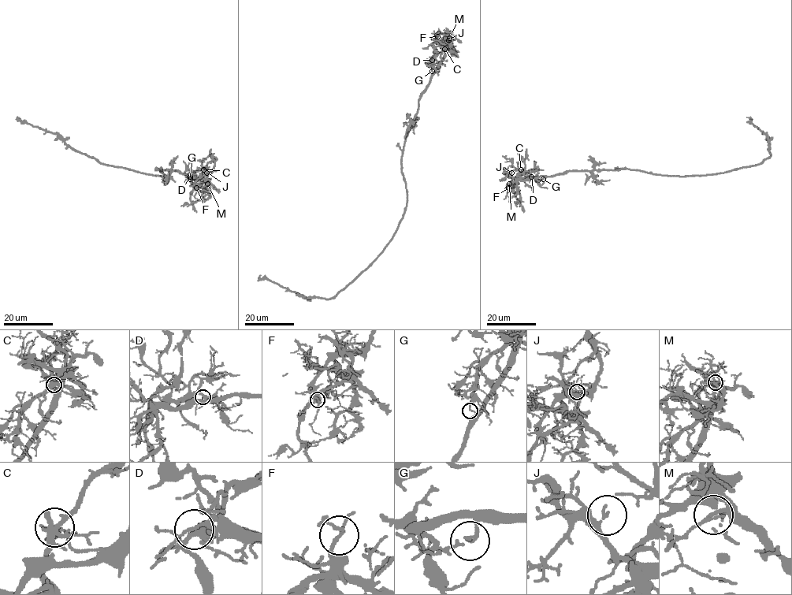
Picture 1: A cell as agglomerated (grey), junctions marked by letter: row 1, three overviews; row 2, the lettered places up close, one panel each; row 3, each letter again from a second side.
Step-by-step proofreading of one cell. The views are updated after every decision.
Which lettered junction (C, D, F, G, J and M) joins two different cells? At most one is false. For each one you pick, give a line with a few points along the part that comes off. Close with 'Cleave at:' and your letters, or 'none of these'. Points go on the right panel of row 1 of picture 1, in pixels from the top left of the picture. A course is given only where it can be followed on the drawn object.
C: (520, 169), (514, 183), (517, 200), (515, 203), (518, 202), (520, 206)
Cleave at: C

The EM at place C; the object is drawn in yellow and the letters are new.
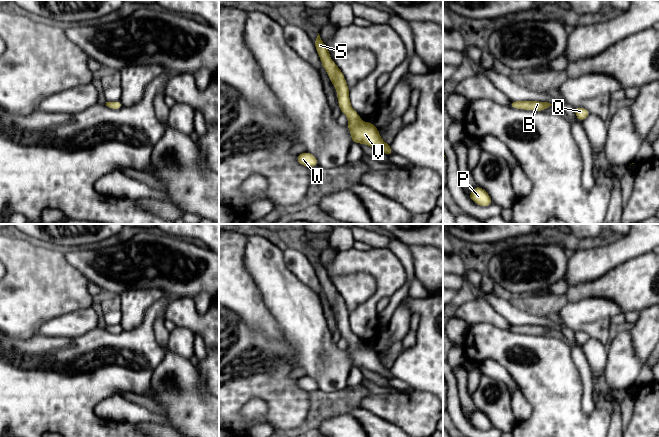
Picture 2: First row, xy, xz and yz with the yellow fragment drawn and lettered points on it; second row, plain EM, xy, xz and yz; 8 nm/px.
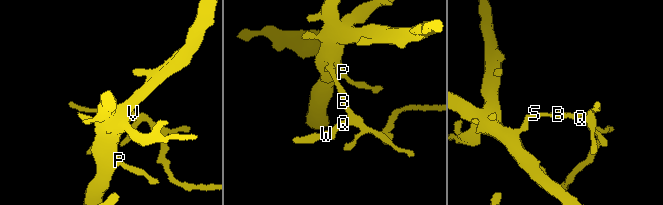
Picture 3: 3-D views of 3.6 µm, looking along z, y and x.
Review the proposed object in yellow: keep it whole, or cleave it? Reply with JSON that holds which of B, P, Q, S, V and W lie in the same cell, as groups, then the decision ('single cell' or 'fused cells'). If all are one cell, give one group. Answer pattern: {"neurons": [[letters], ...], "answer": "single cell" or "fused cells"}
{"neurons": [["B", "Q", "V", "W"], ["P", "S"]], "answer": "fused cells"}

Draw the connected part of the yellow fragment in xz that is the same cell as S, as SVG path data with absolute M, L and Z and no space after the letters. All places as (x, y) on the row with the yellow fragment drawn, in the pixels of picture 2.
M320 35L314 41L316 51L321 60L322 66L325 68L327 75L329 76L333 86L336 84L340 76L344 76L342 71L336 65L336 63L331 59L329 55L328 47L323 43Z

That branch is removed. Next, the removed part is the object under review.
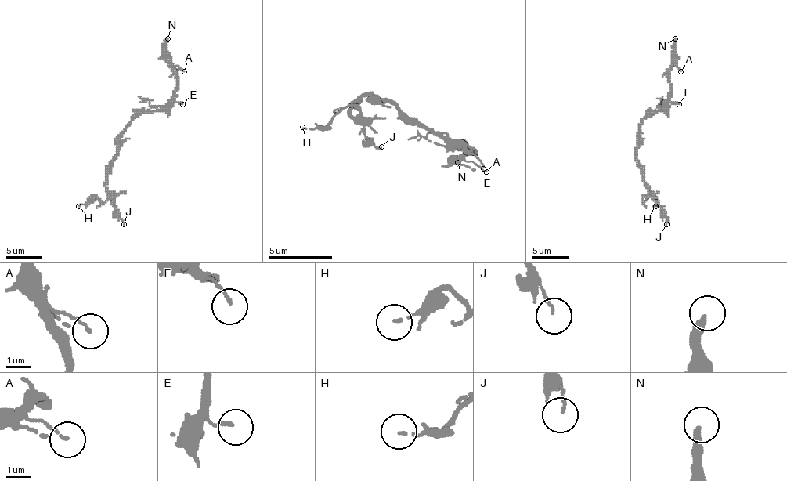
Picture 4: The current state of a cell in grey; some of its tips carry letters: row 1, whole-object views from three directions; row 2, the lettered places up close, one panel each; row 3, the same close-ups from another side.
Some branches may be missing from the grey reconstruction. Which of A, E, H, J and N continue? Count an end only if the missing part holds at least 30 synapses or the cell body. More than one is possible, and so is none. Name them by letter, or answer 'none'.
N

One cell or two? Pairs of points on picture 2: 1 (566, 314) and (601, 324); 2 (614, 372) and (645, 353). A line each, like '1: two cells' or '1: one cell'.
1: one cell
2: two cells

